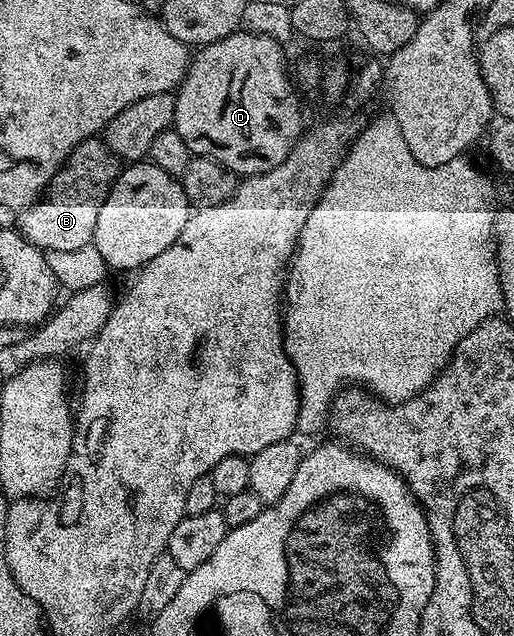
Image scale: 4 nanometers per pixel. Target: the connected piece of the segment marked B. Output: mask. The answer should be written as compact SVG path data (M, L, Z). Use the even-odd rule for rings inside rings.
M98 136L87 138L71 150L66 162L55 172L45 196L28 209L18 210L17 231L30 245L44 251L73 251L92 244L97 215L101 215L111 184L119 178L120 172L120 158L108 149L106 143Z

